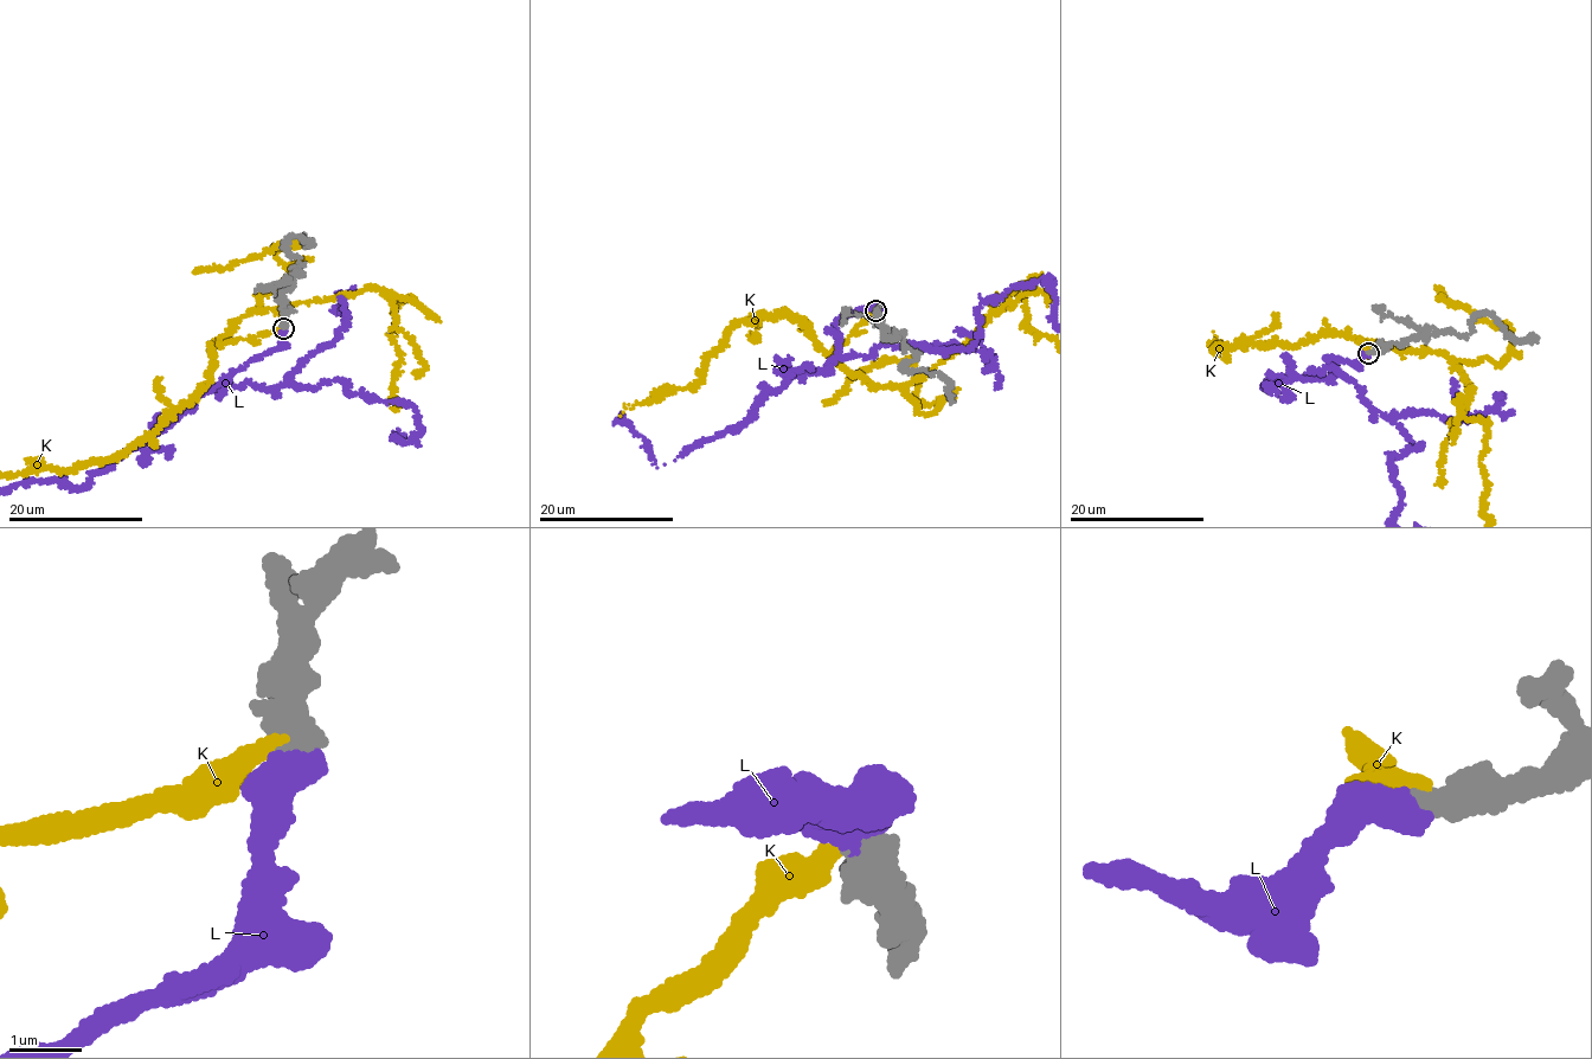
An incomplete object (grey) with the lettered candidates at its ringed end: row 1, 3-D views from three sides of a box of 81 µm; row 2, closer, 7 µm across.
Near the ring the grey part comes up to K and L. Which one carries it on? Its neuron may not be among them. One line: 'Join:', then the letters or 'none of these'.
Join: L

